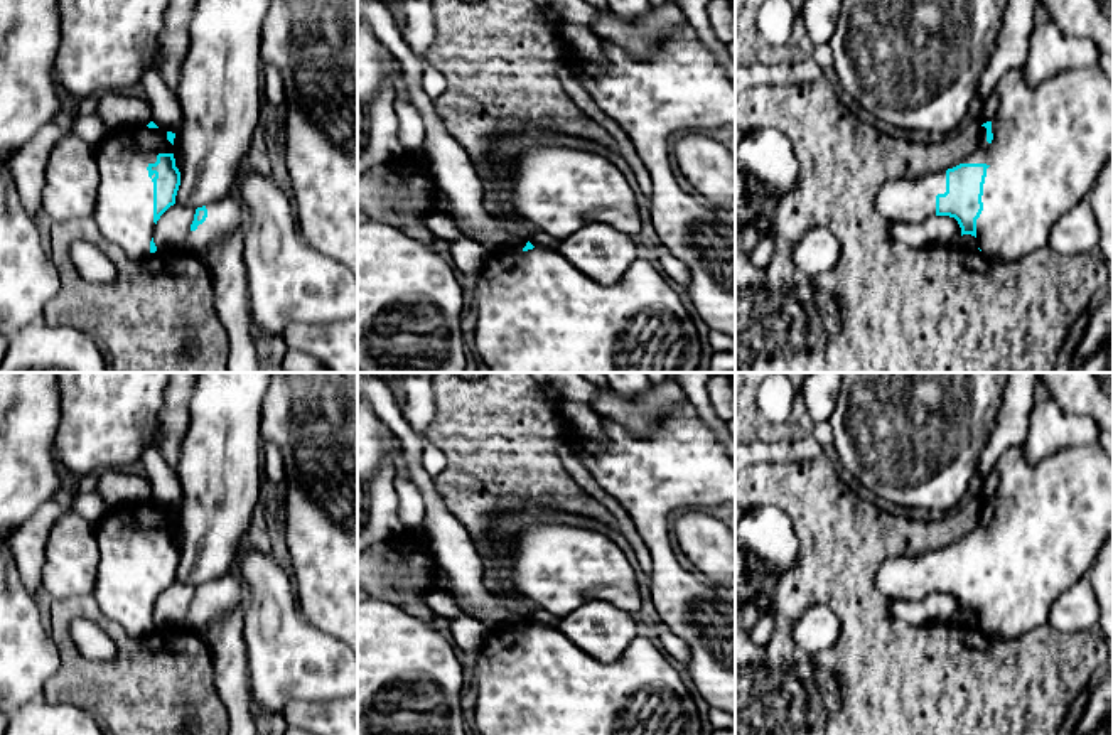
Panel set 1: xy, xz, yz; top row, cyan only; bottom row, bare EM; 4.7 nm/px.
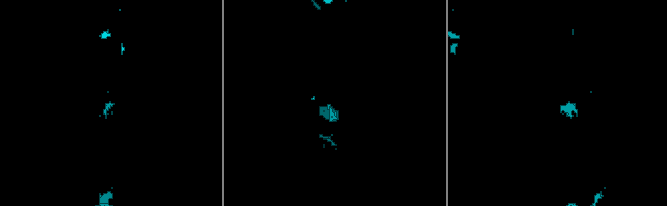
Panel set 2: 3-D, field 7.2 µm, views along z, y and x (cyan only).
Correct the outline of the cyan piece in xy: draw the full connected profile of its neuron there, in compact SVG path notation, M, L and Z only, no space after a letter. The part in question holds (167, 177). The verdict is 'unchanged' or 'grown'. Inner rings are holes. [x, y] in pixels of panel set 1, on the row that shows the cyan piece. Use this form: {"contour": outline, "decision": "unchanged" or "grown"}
{"contour": "M120 126L94 145L99 185L93 219L99 234L126 256L143 260L157 251L153 243L155 224L175 204L180 172L172 153L175 133L147 126Z", "decision": "grown"}

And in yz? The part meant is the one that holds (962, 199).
{"contour": "M1094 66L1066 69L1037 86L1029 86L1024 67L1017 67L1000 79L995 94L995 113L981 125L980 143L973 153L946 172L885 182L879 189L877 207L897 224L919 224L934 214L954 217L961 236L975 236L983 255L1012 263L1047 248L1052 226L1088 197L1100 172L1113 160L1113 79Z", "decision": "grown"}

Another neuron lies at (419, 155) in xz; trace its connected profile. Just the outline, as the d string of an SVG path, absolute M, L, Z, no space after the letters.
M422 143L418 148L406 150L405 157L413 160L425 172L432 172L432 162L430 162L425 143Z

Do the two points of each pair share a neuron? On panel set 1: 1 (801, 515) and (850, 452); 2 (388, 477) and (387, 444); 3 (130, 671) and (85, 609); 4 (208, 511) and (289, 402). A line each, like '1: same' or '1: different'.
1: different
2: different
3: same
4: different

